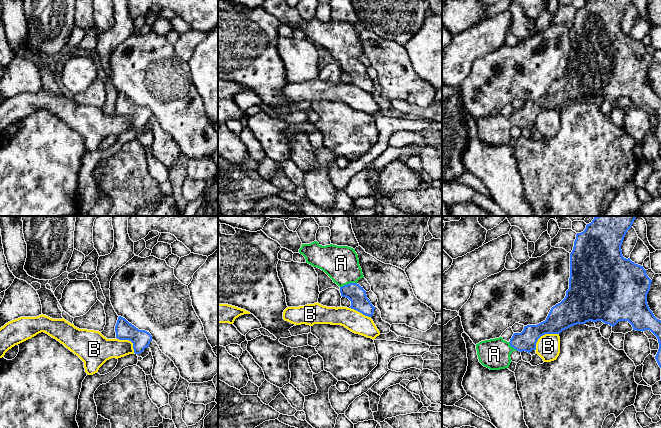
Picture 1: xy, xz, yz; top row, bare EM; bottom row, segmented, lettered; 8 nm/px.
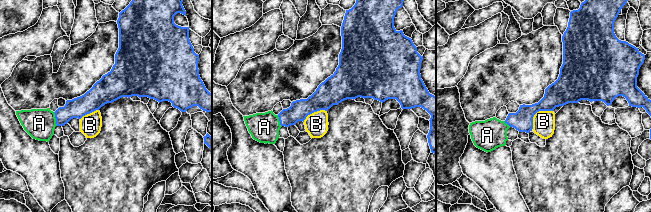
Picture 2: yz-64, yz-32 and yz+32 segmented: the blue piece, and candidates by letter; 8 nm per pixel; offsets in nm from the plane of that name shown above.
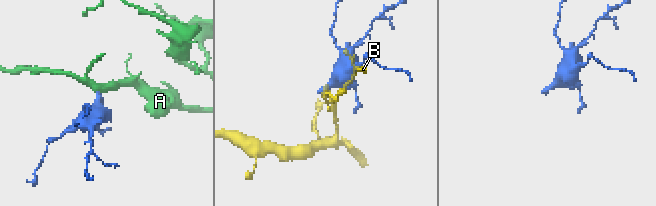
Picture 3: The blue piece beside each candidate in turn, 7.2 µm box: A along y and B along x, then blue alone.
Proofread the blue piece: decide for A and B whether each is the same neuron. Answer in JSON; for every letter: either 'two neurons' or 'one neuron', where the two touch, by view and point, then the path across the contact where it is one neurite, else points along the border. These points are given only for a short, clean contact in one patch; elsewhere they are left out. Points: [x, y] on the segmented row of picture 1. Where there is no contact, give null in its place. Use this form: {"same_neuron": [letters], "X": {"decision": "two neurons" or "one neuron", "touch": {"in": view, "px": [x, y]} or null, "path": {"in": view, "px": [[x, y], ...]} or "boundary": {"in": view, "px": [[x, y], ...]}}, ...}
{"same_neuron": ["A"], "A": {"decision": "one neuron", "touch": {"in": "xz", "px": [348, 284]}, "path": {"in": "xz", "px": [[354, 292], [348, 284], [346, 273], [341, 263]]}}, "B": {"decision": "two neurons", "touch": {"in": "yz", "px": [542, 335]}, "boundary": {"in": "yz", "px": [[558, 333], [543, 334], [538, 339], [535, 350]]}}}

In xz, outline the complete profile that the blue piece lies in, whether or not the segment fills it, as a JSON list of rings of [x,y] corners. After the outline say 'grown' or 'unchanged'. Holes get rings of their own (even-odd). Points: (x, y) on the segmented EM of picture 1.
[[[314,241],[302,244],[299,253],[305,257],[306,263],[324,271],[340,287],[341,296],[351,301],[349,308],[372,317],[375,307],[357,283],[364,276],[355,249],[333,244],[322,246]]]; grown

